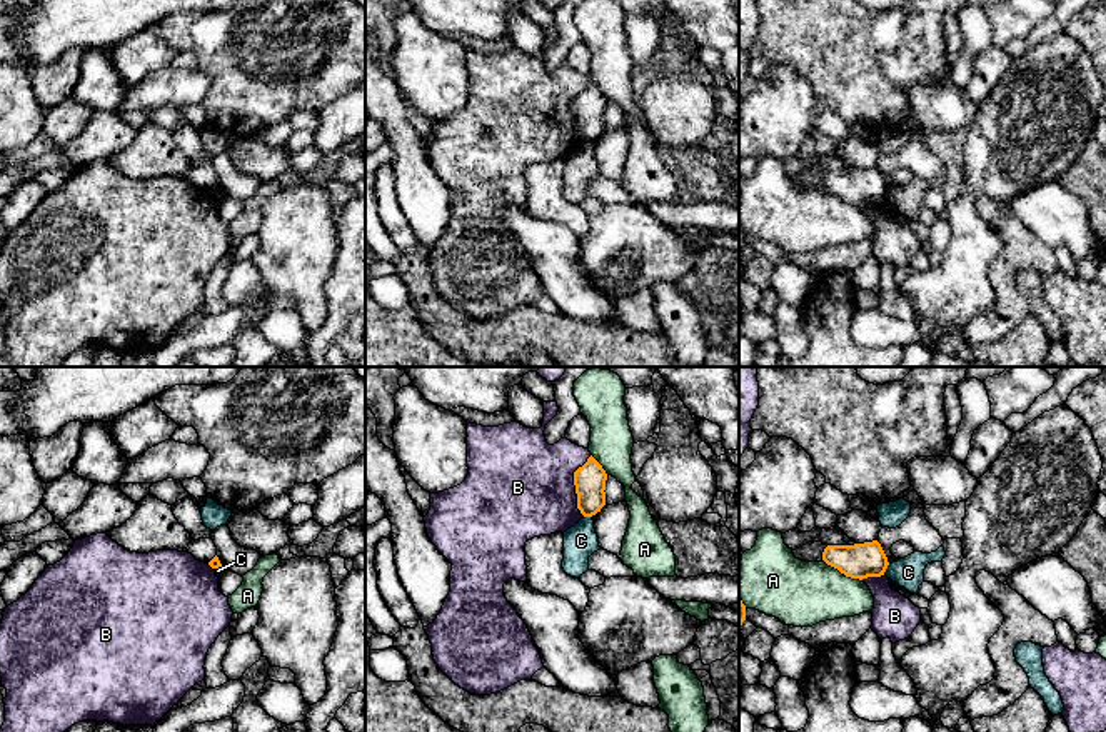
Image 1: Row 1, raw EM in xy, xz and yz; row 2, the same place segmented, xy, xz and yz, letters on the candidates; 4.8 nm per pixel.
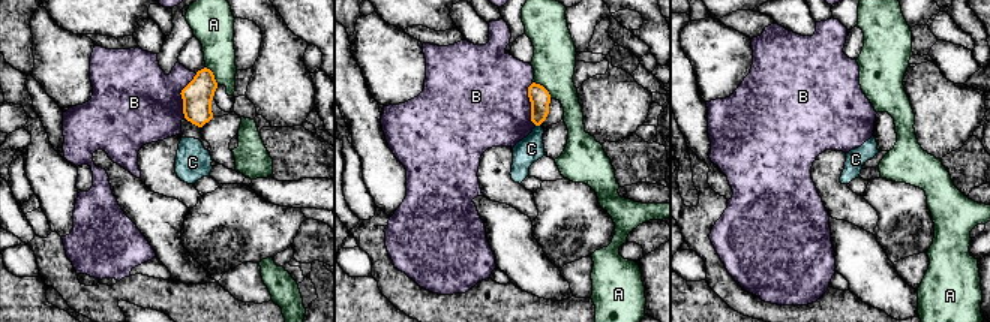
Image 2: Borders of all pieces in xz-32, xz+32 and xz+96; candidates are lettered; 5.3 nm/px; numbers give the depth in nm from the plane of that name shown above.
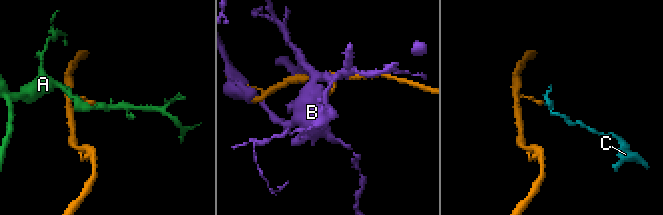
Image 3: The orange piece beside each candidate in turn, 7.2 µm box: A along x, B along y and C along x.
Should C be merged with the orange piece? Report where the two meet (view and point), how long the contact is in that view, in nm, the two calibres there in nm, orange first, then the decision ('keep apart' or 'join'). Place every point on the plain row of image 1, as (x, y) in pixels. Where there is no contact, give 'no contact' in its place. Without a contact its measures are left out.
yz (886, 194) | 70 nm | 170/150 nm | keep apart

